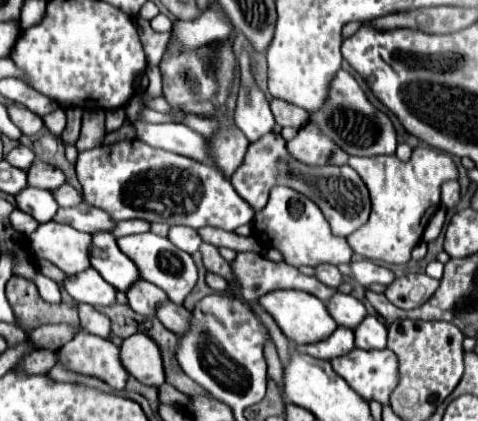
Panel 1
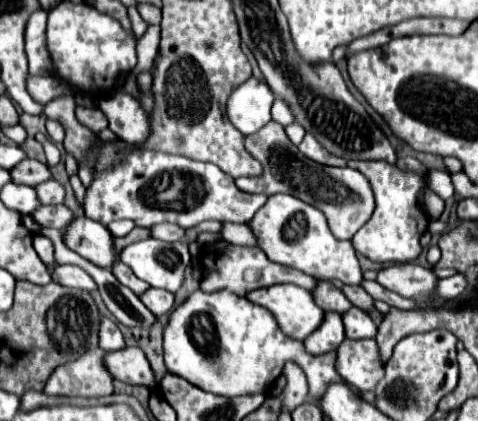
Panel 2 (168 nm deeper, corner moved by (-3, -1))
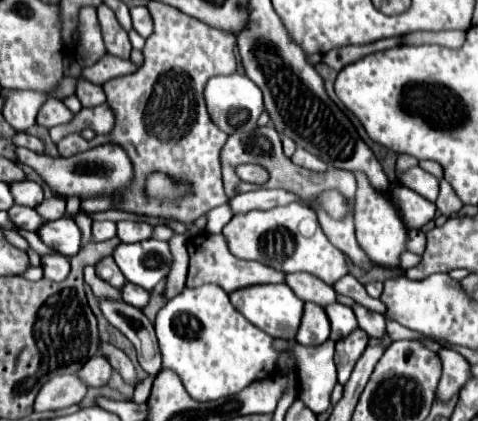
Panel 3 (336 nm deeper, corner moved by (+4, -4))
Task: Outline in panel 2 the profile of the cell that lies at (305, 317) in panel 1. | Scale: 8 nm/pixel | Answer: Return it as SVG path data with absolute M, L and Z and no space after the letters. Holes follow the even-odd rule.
M292 284L254 290L246 298L268 308L276 316L280 330L296 340L306 340L324 322L324 310L314 302L314 296Z

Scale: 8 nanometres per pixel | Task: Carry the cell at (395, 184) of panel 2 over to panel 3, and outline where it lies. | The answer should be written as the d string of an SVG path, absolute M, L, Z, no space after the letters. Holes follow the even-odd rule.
M357 173L357 193L355 193L355 233L357 233L357 243L365 253L369 255L371 261L387 267L397 267L399 265L399 255L405 251L405 237L407 229L395 211L391 197L387 193L381 193L373 189L363 173Z

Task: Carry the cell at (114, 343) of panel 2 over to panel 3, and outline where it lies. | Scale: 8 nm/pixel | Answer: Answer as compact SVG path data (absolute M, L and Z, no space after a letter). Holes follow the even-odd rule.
M103 343L103 345L101 345L101 351L107 355L109 363L113 365L115 371L119 371L119 375L123 377L123 381L125 381L127 385L137 387L137 385L141 383L141 379L137 377L135 367L133 367L133 363L131 363L131 359L129 359L123 351L119 351L117 347L113 347L111 343Z

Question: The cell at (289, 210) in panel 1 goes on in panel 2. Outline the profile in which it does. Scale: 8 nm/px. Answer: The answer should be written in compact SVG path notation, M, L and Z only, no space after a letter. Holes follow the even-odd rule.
M274 194L256 212L256 216L250 222L250 228L258 238L258 246L268 254L272 262L306 272L316 280L336 278L344 284L362 284L362 272L358 266L354 246L350 242L334 238L324 214L314 206L290 194Z

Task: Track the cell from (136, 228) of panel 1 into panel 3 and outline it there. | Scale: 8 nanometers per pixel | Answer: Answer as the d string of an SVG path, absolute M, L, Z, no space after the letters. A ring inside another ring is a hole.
M93 221L93 241L107 241L115 237L113 221Z

